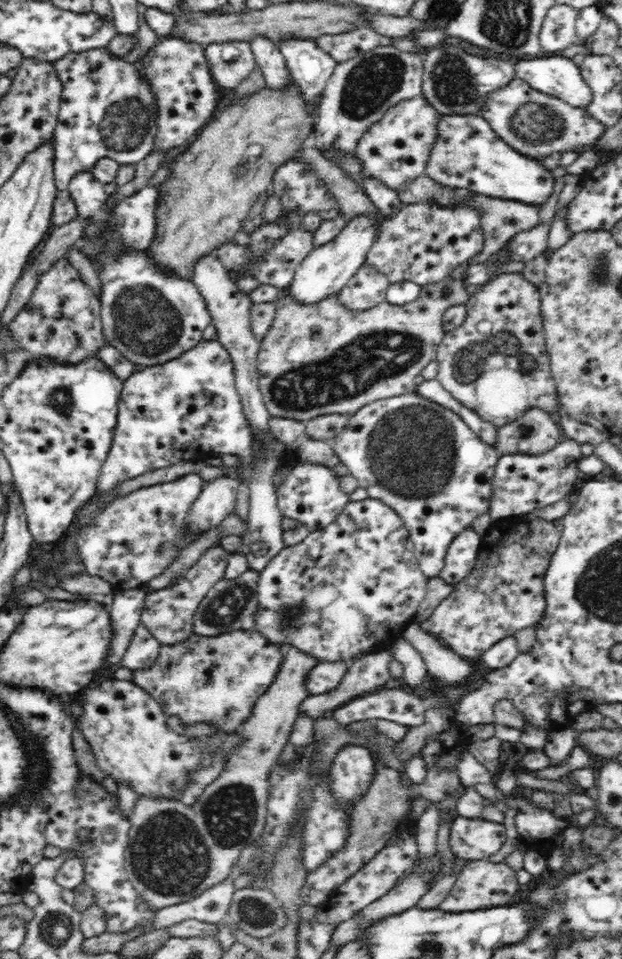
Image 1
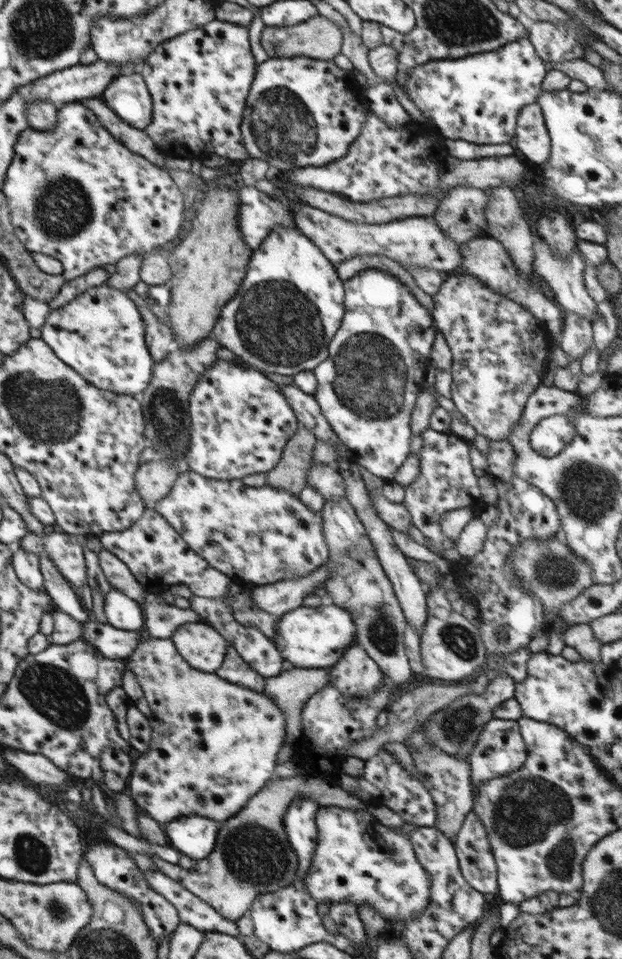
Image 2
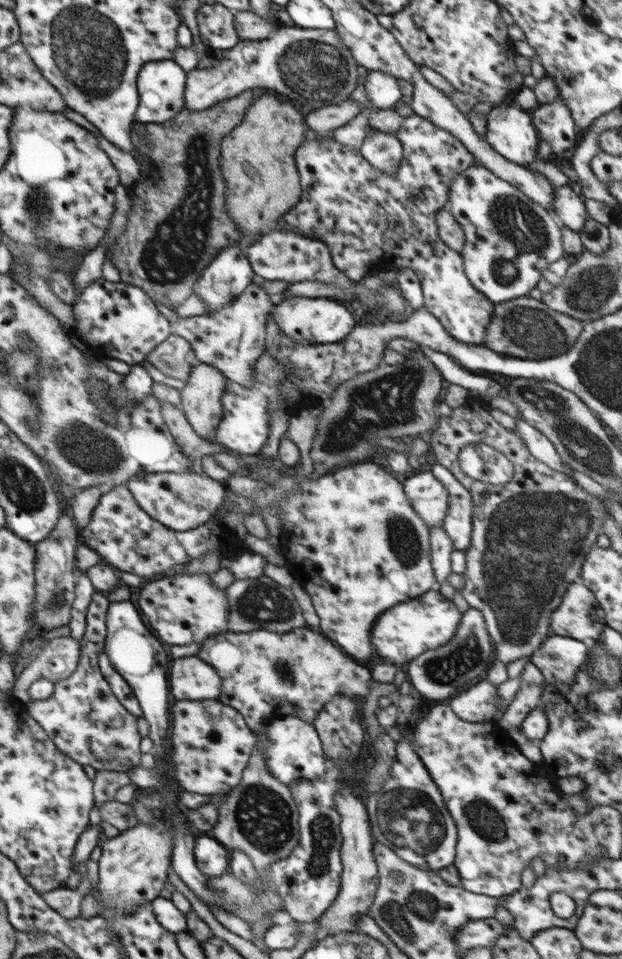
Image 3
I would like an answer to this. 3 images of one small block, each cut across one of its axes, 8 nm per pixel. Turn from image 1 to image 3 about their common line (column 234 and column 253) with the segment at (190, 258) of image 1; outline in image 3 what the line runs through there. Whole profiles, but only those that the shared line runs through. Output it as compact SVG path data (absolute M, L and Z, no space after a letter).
M267 92L253 101L246 118L221 144L221 171L230 180L227 208L242 237L273 230L278 218L300 200L303 190L295 155L306 140L305 113L288 98Z

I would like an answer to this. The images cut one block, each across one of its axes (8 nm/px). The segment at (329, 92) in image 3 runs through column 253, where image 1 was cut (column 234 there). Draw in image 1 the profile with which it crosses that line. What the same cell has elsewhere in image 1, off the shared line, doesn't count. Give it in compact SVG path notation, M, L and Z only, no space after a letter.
M226 41L205 47L206 61L213 80L220 87L240 86L257 68L256 59L248 42Z

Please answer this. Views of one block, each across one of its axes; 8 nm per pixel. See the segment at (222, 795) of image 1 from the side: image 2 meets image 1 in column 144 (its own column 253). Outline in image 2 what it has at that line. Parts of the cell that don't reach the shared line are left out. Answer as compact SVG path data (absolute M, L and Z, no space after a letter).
M318 773L270 779L265 788L249 800L247 806L222 822L217 839L218 848L215 846L212 854L195 862L195 866L183 868L182 864L168 863L155 854L150 854L150 858L161 870L192 890L222 916L236 922L248 914L258 895L276 893L296 879L298 855L287 840L283 816L290 803L299 796L313 797L320 807L335 806L352 811L367 811L371 807L342 787L329 784L327 776L318 776Z

